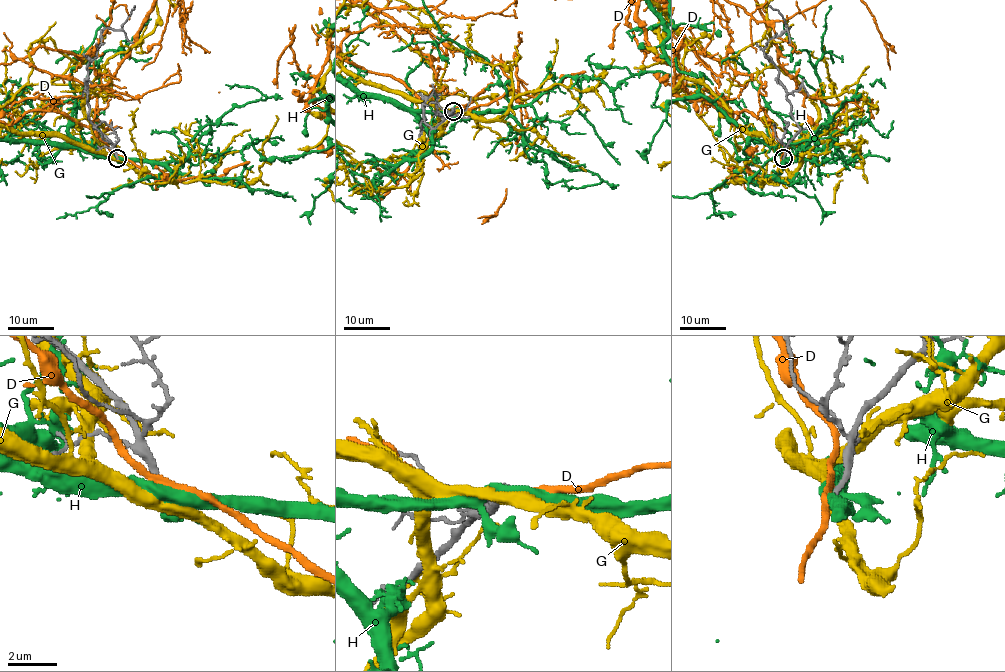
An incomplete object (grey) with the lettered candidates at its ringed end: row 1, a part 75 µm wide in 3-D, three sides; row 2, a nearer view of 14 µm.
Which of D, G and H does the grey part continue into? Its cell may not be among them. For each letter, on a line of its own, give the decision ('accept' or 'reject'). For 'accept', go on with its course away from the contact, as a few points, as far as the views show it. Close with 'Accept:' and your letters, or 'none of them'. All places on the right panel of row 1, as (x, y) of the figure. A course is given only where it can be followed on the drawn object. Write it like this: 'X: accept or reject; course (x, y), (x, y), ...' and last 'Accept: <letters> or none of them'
D: reject
G: reject
H: reject
Accept: none of them

